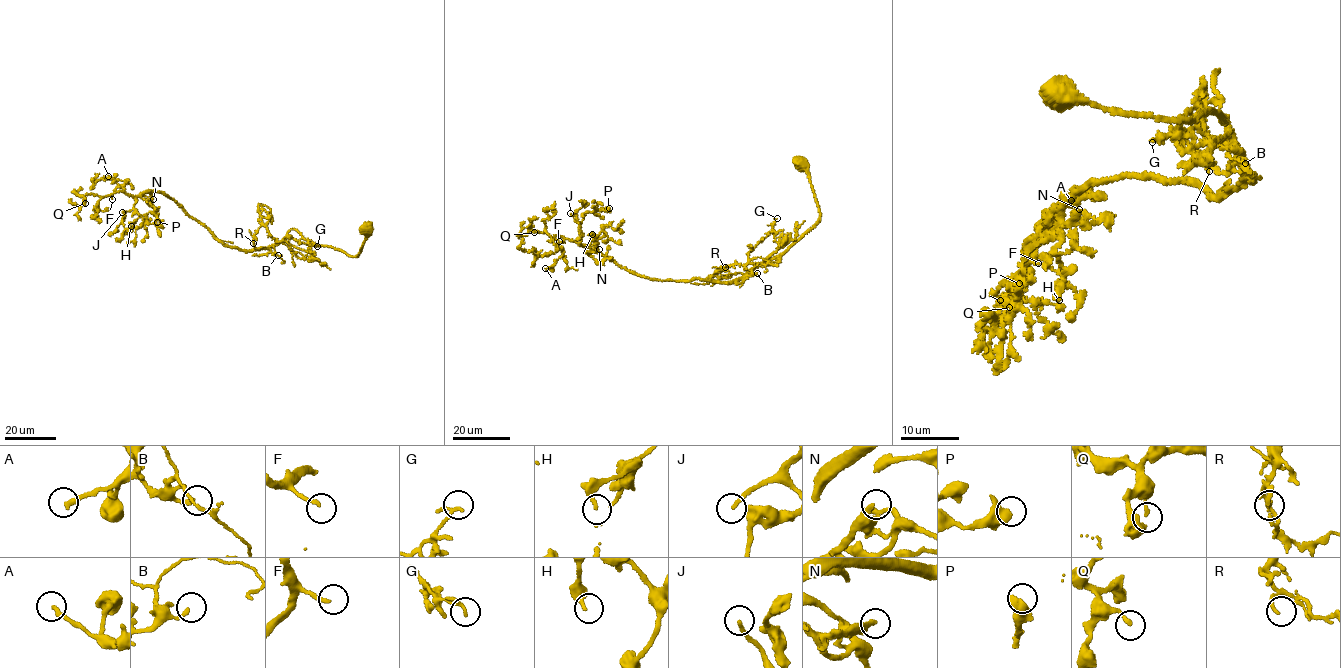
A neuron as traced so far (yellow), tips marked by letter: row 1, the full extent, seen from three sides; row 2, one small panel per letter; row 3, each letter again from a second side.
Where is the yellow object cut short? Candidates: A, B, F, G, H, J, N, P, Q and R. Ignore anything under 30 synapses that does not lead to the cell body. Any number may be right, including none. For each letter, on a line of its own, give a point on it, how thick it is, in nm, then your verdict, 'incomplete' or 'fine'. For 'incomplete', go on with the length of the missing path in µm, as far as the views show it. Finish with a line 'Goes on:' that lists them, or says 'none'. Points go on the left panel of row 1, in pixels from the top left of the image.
A: place (108, 176); calibre 240 nm; fine
B: place (278, 255); calibre 190 nm; fine
F: place (112, 199); calibre 170 nm; fine
G: place (317, 246); calibre 180 nm; fine
H: place (131, 226); calibre 220 nm; fine
J: place (122, 212); calibre 190 nm; incomplete; missing 15 µm
N: place (153, 199); calibre 240 nm; incomplete; missing 8 µm
P: place (157, 222); calibre 400 nm; fine
Q: place (85, 203); calibre 180 nm; fine
R: place (253, 243); calibre 180 nm; fine
Goes on: J, N

